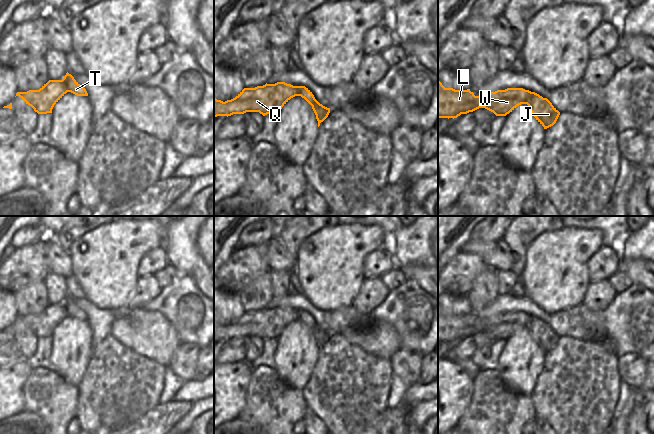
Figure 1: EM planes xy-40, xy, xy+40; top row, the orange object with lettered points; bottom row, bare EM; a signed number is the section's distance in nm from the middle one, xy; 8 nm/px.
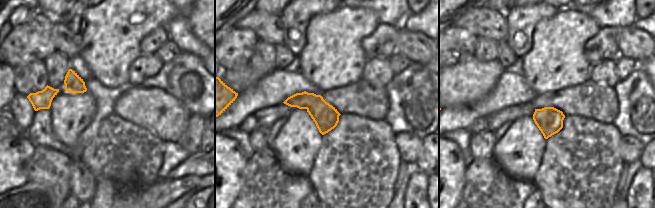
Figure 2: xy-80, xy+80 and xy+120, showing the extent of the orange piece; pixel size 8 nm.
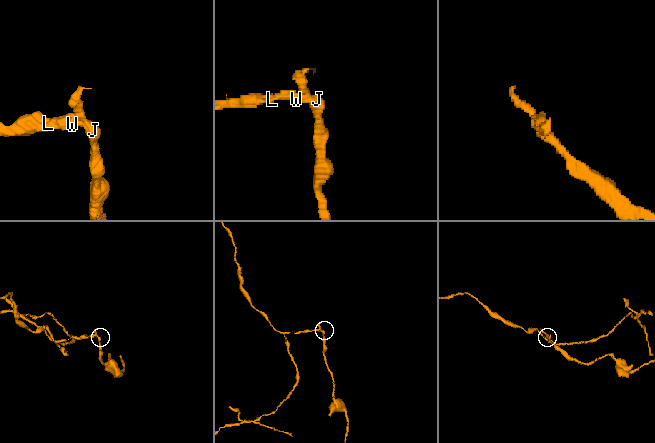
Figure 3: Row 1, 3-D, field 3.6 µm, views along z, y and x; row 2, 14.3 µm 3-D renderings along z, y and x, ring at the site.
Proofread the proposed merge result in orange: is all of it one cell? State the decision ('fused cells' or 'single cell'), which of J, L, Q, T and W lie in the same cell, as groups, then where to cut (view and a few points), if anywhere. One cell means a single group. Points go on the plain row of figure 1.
fused cells | J T / L Q W | xy+40 (547, 323), (538, 329), (529, 330)

